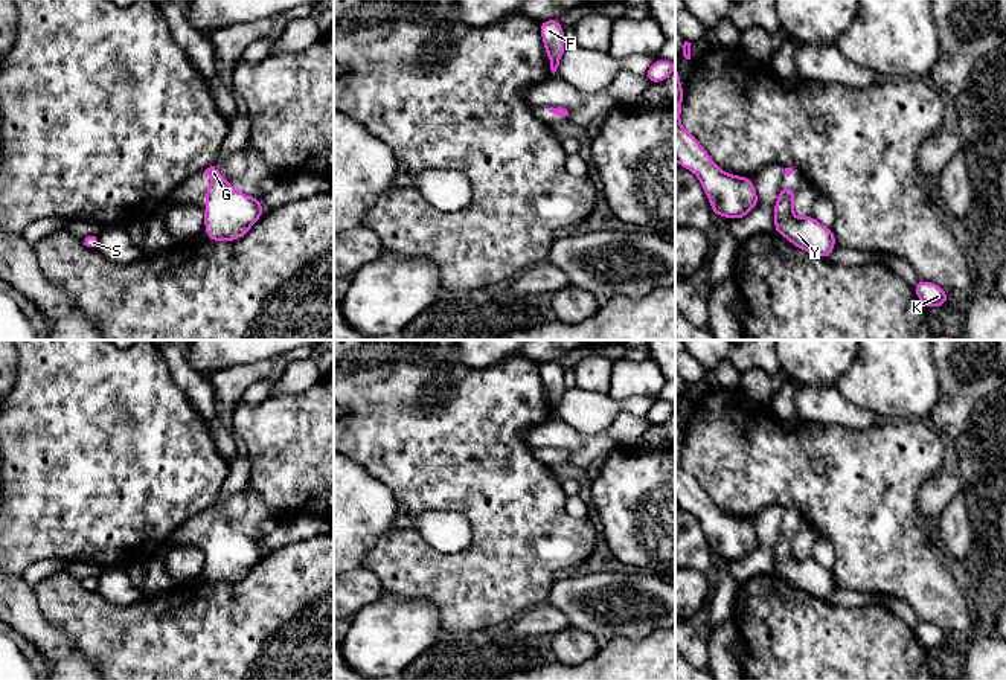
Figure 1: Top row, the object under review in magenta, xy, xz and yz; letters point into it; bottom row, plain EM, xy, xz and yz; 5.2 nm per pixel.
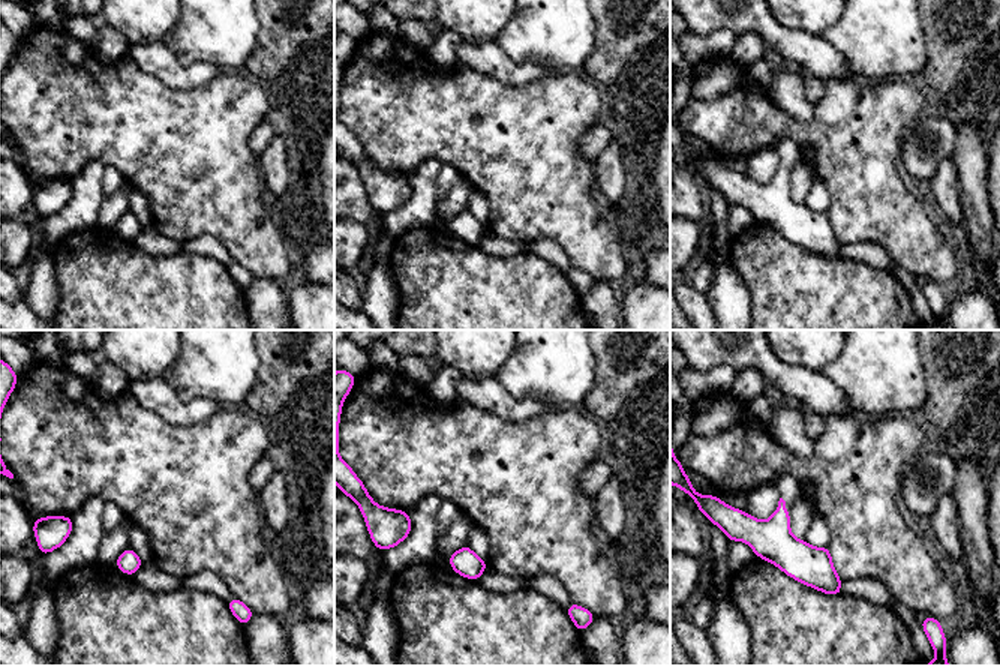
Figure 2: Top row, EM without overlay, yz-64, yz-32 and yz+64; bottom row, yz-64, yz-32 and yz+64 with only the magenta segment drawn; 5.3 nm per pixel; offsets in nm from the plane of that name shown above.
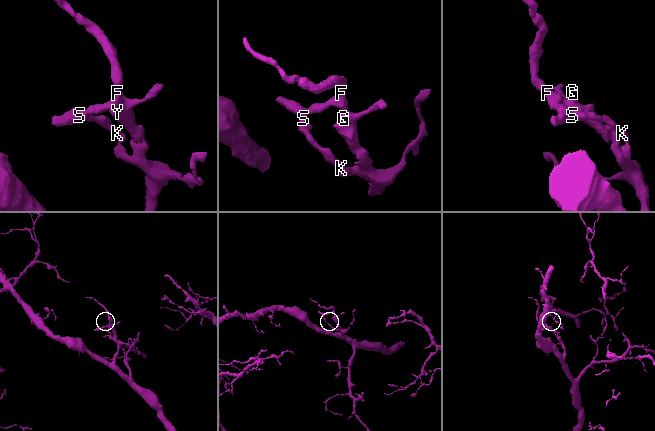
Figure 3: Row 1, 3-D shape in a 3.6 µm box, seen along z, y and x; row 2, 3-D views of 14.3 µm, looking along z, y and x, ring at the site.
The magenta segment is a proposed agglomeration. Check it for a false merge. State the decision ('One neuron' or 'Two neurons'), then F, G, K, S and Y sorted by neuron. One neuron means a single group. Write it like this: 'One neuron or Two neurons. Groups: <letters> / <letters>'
One neuron. Groups: F G K S Y

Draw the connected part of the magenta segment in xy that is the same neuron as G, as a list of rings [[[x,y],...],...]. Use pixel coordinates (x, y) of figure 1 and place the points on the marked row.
[[[215,166],[207,168],[204,174],[213,178],[206,189],[206,236],[210,241],[241,239],[265,209],[258,197],[233,189]]]

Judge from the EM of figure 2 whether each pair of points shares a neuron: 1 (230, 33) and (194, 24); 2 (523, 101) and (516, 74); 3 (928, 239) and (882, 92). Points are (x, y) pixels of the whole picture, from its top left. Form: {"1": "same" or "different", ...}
{"1": "same", "2": "different", "3": "same"}

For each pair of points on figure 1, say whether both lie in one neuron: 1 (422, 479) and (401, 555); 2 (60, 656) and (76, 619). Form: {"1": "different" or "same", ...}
{"1": "same", "2": "different"}

